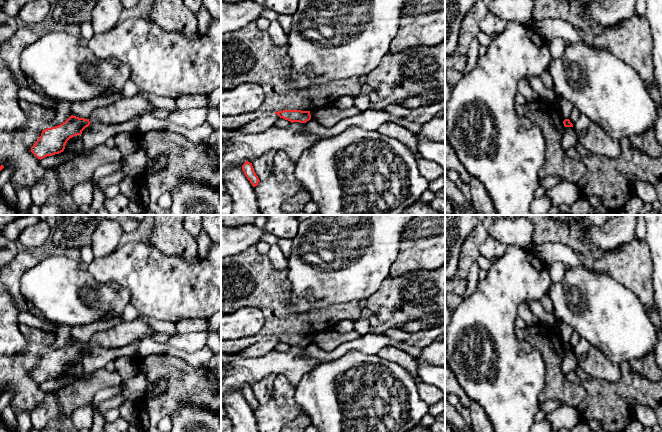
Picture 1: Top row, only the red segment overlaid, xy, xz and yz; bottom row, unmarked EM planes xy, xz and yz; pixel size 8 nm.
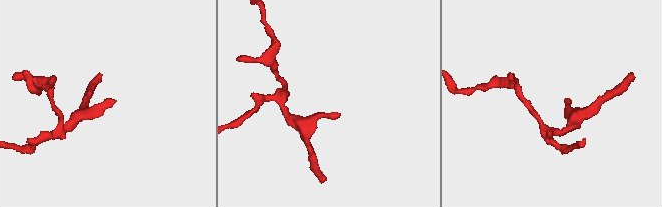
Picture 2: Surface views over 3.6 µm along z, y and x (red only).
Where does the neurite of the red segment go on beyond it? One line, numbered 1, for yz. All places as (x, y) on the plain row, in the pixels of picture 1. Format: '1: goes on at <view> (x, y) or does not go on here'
1: does not go on here

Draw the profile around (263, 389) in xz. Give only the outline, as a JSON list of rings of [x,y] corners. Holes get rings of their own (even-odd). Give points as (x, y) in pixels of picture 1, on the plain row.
[[[270,374],[252,386],[254,395],[260,405],[267,403],[272,398],[275,378],[276,375]]]

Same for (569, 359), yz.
[[[565,351],[562,356],[562,371],[565,375],[575,371],[578,367],[578,355],[574,351]]]

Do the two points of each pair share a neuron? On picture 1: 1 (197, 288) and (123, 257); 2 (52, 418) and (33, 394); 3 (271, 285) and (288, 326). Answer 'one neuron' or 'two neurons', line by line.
1: one neuron
2: two neurons
3: one neuron

